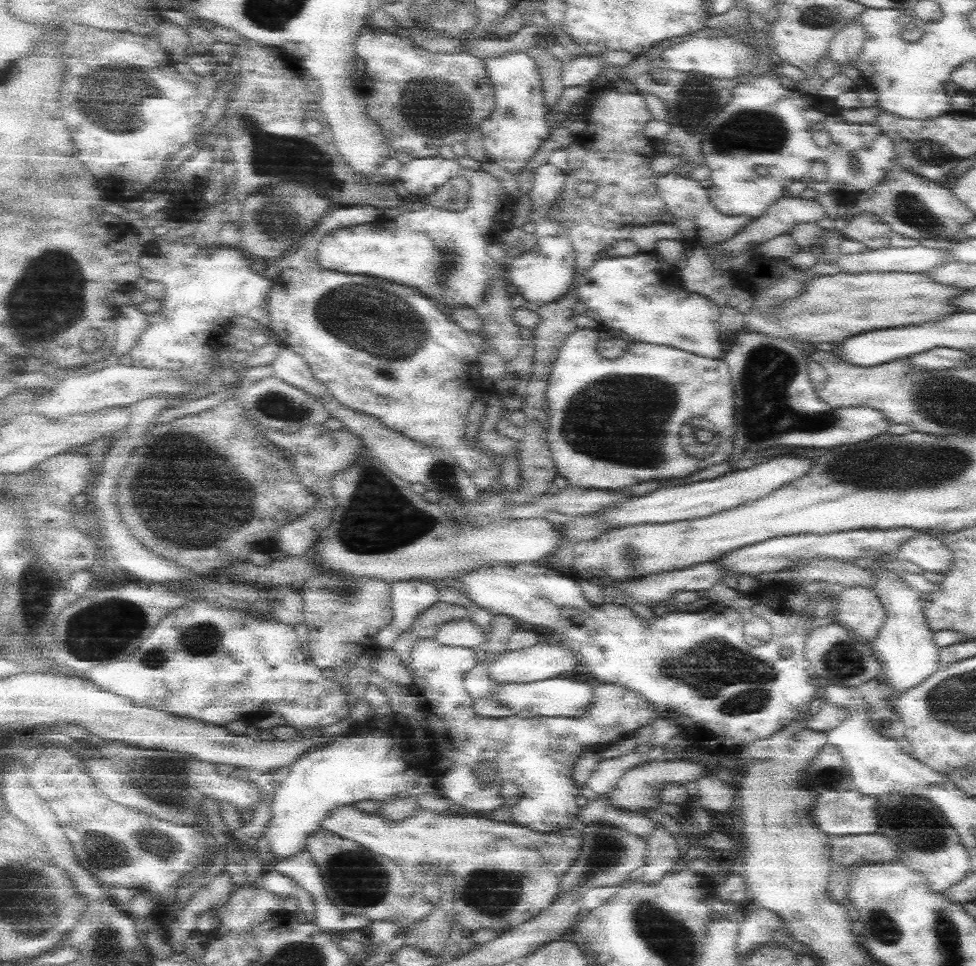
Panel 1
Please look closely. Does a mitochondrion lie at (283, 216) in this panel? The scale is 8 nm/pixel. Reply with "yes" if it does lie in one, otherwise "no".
yes

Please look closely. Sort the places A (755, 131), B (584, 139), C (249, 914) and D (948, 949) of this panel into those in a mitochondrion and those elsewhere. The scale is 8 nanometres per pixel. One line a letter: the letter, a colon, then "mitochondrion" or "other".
A: mitochondrion
B: other
C: other
D: mitochondrion

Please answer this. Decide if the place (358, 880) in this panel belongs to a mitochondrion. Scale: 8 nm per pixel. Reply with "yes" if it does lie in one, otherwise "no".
yes

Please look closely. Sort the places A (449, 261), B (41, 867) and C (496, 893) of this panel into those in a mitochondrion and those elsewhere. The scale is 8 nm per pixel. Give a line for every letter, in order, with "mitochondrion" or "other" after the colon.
A: mitochondrion
B: other
C: mitochondrion

